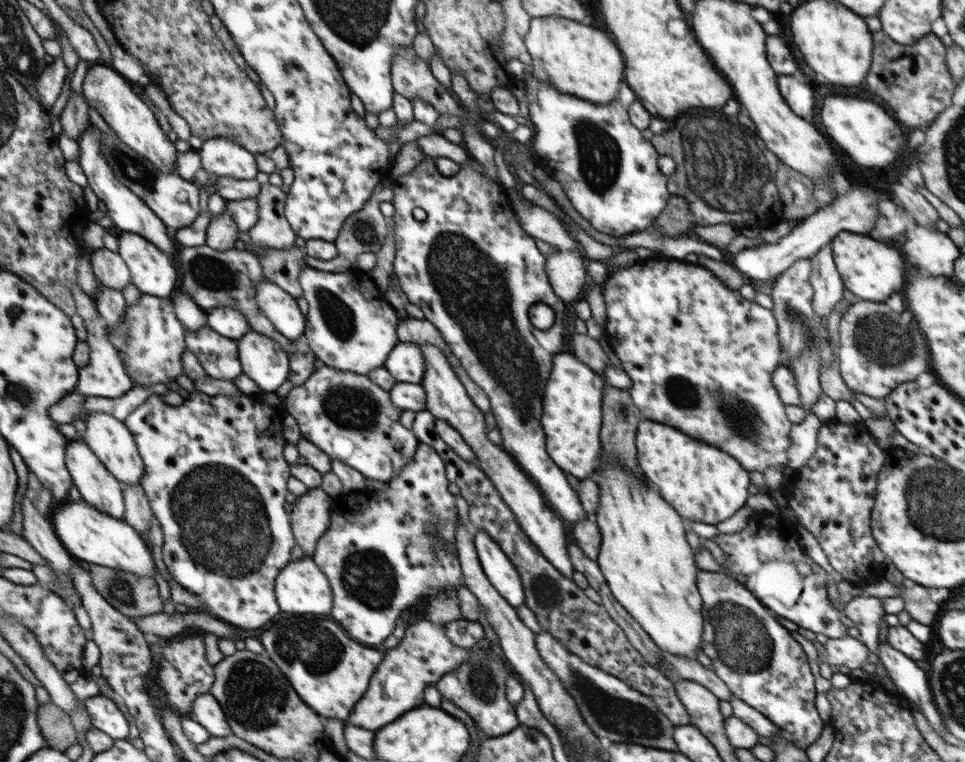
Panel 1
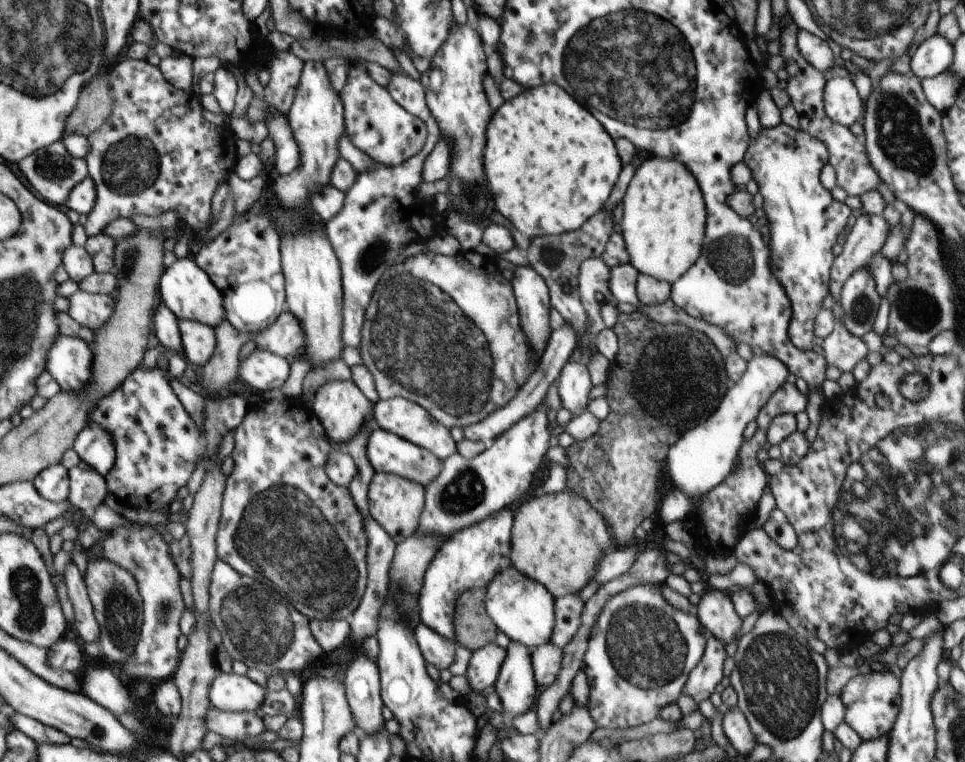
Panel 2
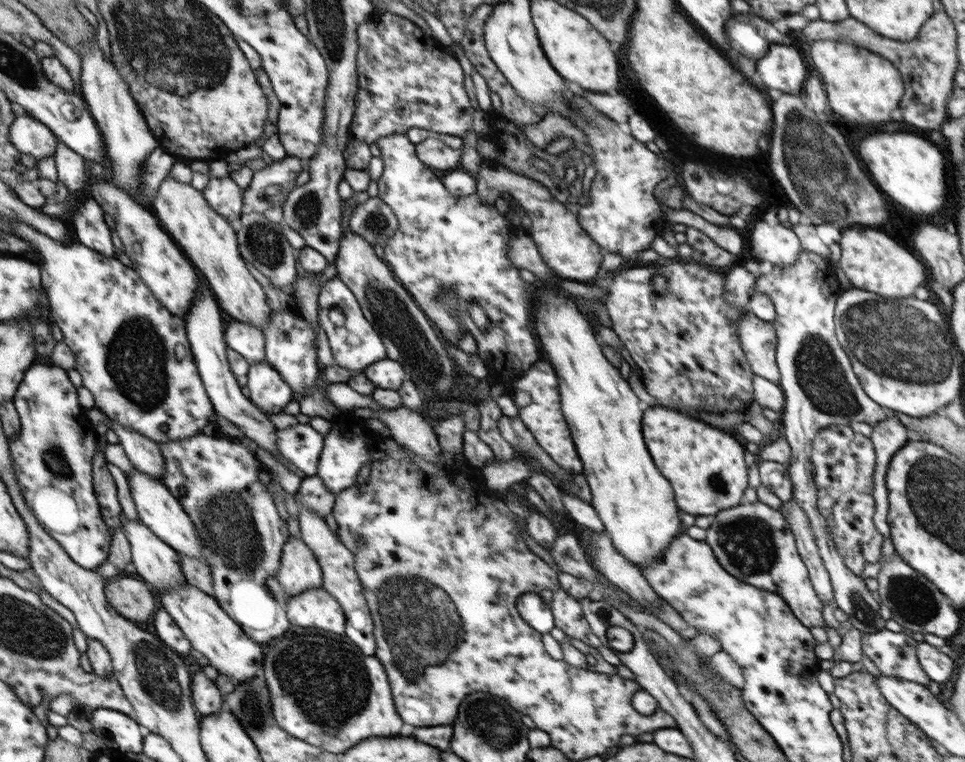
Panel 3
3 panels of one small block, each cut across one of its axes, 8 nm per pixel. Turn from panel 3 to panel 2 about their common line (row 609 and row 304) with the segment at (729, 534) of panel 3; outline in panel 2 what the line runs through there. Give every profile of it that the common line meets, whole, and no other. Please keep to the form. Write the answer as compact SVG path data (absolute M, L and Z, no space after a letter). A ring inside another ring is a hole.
M784 123L772 128L762 126L743 161L748 164L752 178L758 184L758 192L764 197L763 209L771 232L770 268L790 298L792 308L792 320L788 327L790 342L802 352L811 351L816 316L822 310L822 300L830 290L830 271L835 259L832 249L838 244L838 236L848 224L852 210L845 202L834 200L831 191L820 182L822 168L829 162L828 149L821 140L802 129L794 129Z

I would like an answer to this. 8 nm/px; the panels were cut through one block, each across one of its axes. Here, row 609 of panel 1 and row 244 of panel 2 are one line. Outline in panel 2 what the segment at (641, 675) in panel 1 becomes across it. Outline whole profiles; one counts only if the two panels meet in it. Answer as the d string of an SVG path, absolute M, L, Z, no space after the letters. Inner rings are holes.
M604 207L602 211L597 212L592 218L586 220L578 230L567 232L565 235L531 238L530 246L528 246L527 250L528 262L548 286L551 306L560 312L565 323L570 328L574 328L577 343L584 356L583 362L585 363L590 361L597 352L596 350L593 352L590 346L591 343L596 346L596 338L590 333L588 316L580 300L578 275L580 264L584 260L602 256L606 244L608 244L608 240L610 240L610 236L614 232L614 226L616 226L613 221L612 211L612 209Z

